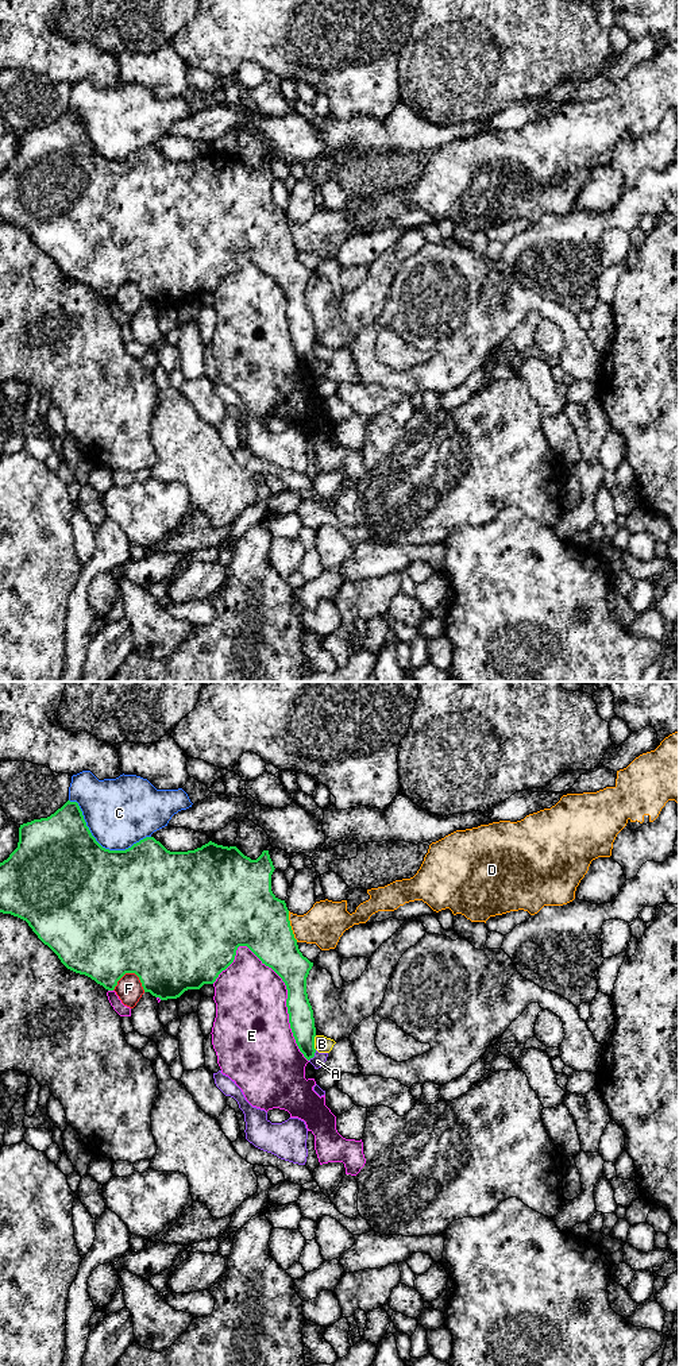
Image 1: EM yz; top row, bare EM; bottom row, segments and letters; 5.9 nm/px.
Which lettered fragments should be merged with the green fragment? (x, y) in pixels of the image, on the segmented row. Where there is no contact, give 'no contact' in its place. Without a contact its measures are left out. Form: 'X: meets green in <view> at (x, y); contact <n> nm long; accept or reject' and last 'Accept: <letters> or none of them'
A: meets green in yz at (313, 1056); contact 80 nm long; reject
B: meets green in yz at (313, 1042); contact 90 nm long; reject
C: meets green in yz at (100, 845); contact 550 nm long; reject
D: meets green in yz at (290, 926); contact 190 nm long; reject
E: meets green in yz at (286, 999); contact 800 nm long; reject
F: meets green in yz at (131, 972); contact 200 nm long; reject
Accept: none of them

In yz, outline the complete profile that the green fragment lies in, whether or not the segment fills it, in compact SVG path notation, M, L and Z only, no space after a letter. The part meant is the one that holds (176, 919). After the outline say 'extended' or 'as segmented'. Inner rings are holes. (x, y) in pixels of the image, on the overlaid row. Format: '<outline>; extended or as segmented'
M67 800L50 817L20 825L18 848L0 863L0 912L26 921L67 969L90 977L108 991L113 991L126 973L135 973L144 992L161 1000L213 984L234 962L238 948L247 946L285 983L290 1029L309 1061L316 1053L315 1018L306 993L313 962L298 949L285 900L271 891L274 869L269 850L251 860L236 846L212 841L194 850L170 852L154 837L146 837L126 850L105 849L92 836L78 803Z; as segmented

